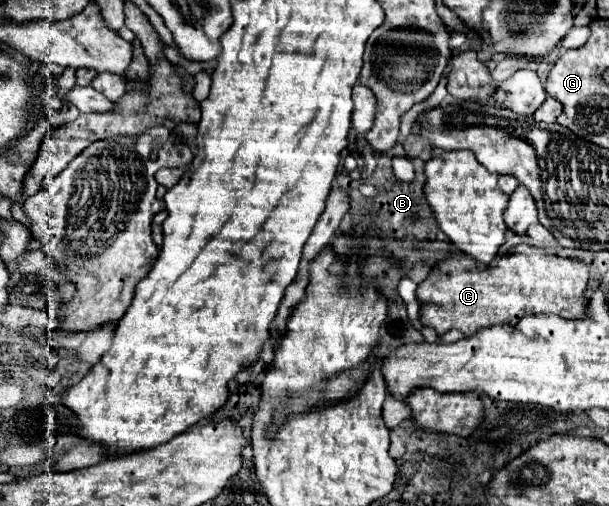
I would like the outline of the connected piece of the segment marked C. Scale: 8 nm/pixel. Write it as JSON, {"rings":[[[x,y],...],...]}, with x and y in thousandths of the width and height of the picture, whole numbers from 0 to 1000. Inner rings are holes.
{"rings":[[[867,490],[867,498],[834,502],[824,506],[818,522],[808,530],[783,530],[780,514],[760,506],[739,506],[706,534],[703,549],[686,565],[683,585],[690,593],[690,636],[696,644],[713,644],[713,652],[726,664],[736,652],[749,648],[759,652],[765,664],[775,664],[788,648],[811,644],[811,640],[844,640],[860,621],[893,621],[906,617],[923,628],[956,628],[962,621],[966,589],[962,589],[962,561],[966,561],[966,526],[952,514],[920,510],[920,506],[897,506],[880,490]]]}

